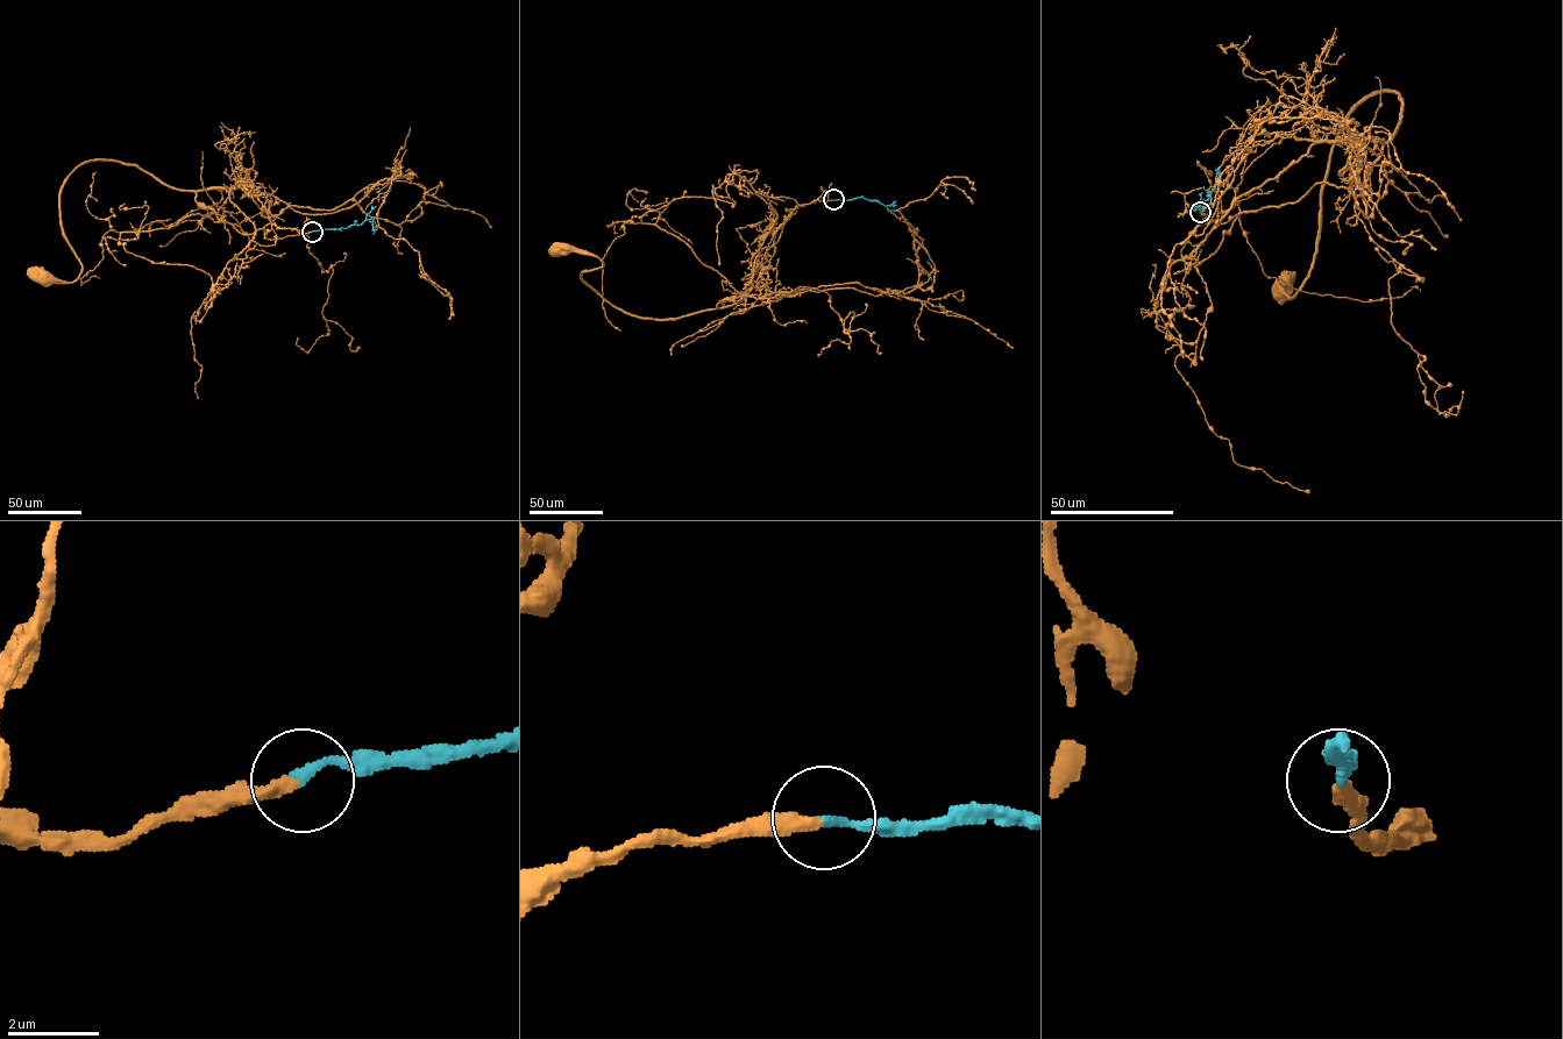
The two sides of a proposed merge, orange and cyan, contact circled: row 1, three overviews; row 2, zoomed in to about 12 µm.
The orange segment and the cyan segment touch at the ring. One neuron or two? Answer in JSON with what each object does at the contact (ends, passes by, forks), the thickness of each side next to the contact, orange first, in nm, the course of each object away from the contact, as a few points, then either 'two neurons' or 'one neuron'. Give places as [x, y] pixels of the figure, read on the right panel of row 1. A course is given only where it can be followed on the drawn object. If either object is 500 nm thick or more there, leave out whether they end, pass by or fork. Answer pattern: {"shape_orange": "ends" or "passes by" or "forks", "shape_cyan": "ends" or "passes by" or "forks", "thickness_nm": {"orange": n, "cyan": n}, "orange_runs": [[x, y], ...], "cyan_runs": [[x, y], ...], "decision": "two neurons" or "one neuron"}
{"shape_orange": "ends", "shape_cyan": "ends", "thickness_nm": {"orange": 320, "cyan": 200}, "orange_runs": [[1200, 212], [1255, 135], [1385, 142], [1394, 92], [1344, 121], [1309, 276], [1292, 297], [1285, 286]], "cyan_runs": [[1200, 212], [1195, 207], [1202, 200], [1206, 201], [1208, 191], [1210, 203], [1202, 212]], "decision": "one neuron"}

